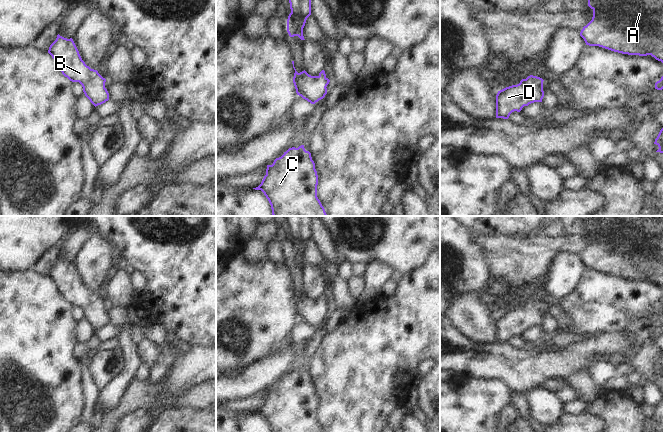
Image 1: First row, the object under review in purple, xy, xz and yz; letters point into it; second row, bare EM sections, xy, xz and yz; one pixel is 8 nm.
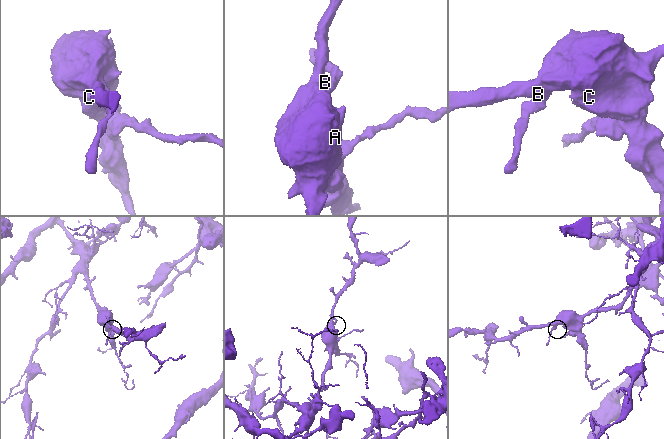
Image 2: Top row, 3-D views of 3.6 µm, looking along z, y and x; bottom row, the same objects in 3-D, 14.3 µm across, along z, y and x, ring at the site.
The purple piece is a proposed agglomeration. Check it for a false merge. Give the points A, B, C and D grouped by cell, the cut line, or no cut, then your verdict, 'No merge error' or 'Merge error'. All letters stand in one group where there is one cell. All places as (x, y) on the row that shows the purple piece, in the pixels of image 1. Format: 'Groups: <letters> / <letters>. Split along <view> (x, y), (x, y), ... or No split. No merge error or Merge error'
Groups: A B C D. No split. No merge error.

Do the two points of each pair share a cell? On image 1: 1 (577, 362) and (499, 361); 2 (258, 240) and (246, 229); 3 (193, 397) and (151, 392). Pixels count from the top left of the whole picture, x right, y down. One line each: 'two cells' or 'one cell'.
1: one cell
2: two cells
3: one cell

